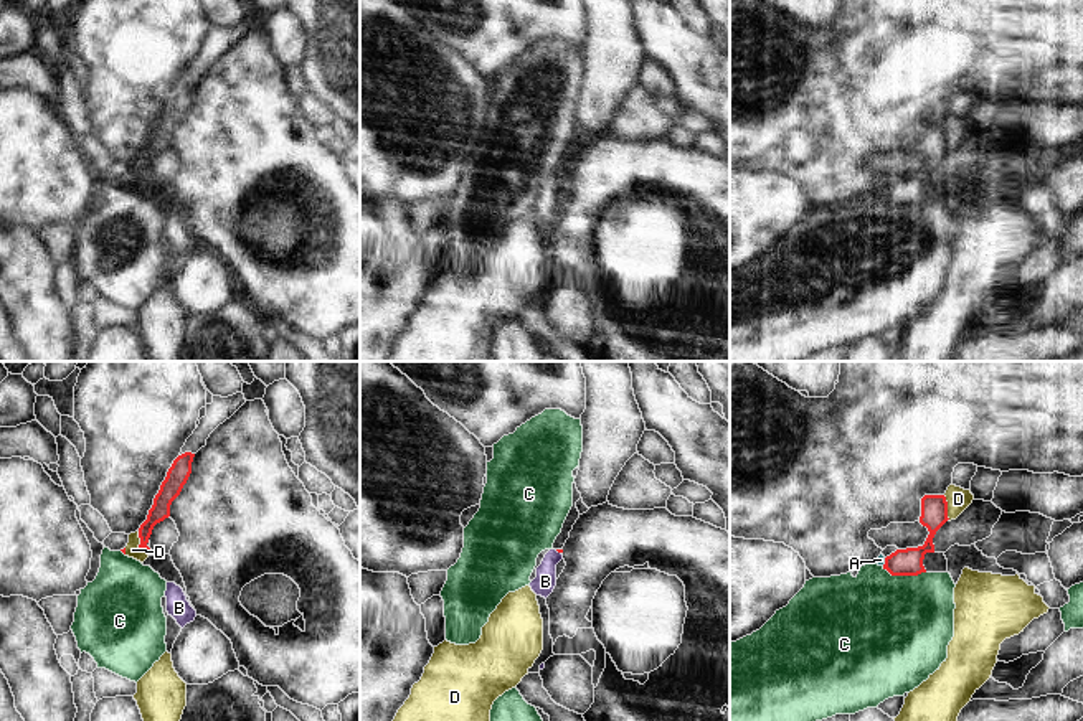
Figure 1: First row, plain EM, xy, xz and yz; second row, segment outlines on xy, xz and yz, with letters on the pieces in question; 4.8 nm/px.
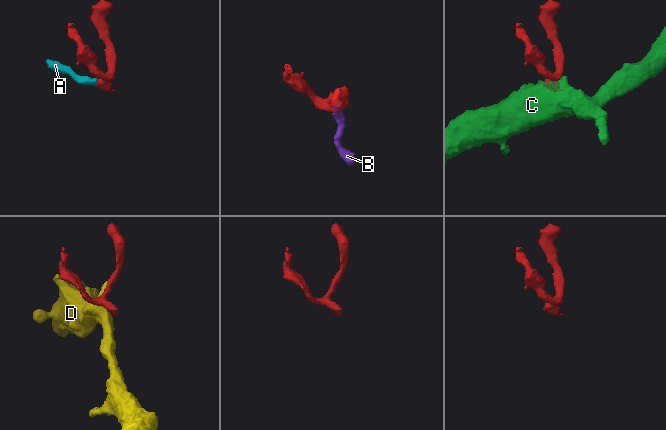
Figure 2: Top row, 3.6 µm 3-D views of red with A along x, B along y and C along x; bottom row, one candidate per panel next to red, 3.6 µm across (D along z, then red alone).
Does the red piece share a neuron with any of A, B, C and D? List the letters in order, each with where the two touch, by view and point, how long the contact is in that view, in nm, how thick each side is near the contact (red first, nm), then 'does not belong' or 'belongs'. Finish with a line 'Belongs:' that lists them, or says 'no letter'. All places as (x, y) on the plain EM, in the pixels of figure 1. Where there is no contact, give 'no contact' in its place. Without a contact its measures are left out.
A: contact yz (885, 192); length 40 nm; calibres 130 and 50 nm; belongs
B: contact xz (558, 182); length 40 nm; calibres 20 and 110 nm; belongs
C: contact yz (903, 205); length 220 nm; calibres 130 and 500 nm; does not belong
D: contact xy (141, 174); length 110 nm; calibres 90 and 70 nm; does not belong
Belongs: A, B

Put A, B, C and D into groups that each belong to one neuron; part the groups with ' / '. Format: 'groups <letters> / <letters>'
groups A B / C / D

